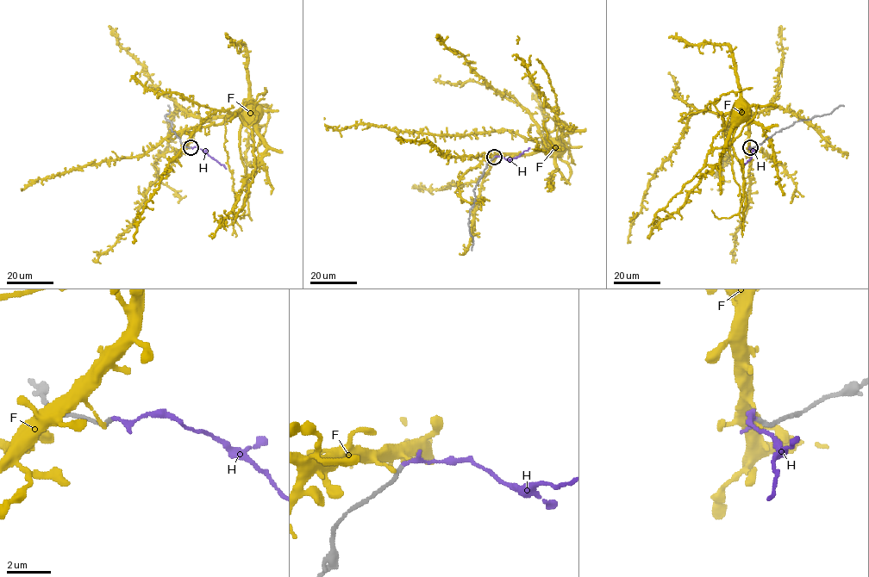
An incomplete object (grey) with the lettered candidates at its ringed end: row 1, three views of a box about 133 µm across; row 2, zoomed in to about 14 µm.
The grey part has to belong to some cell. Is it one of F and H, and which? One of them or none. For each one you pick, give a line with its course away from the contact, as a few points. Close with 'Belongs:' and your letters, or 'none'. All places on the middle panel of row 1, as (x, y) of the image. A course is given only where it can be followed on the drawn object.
H: it runs (494, 157), (516, 158), (529, 147)
Belongs: H

